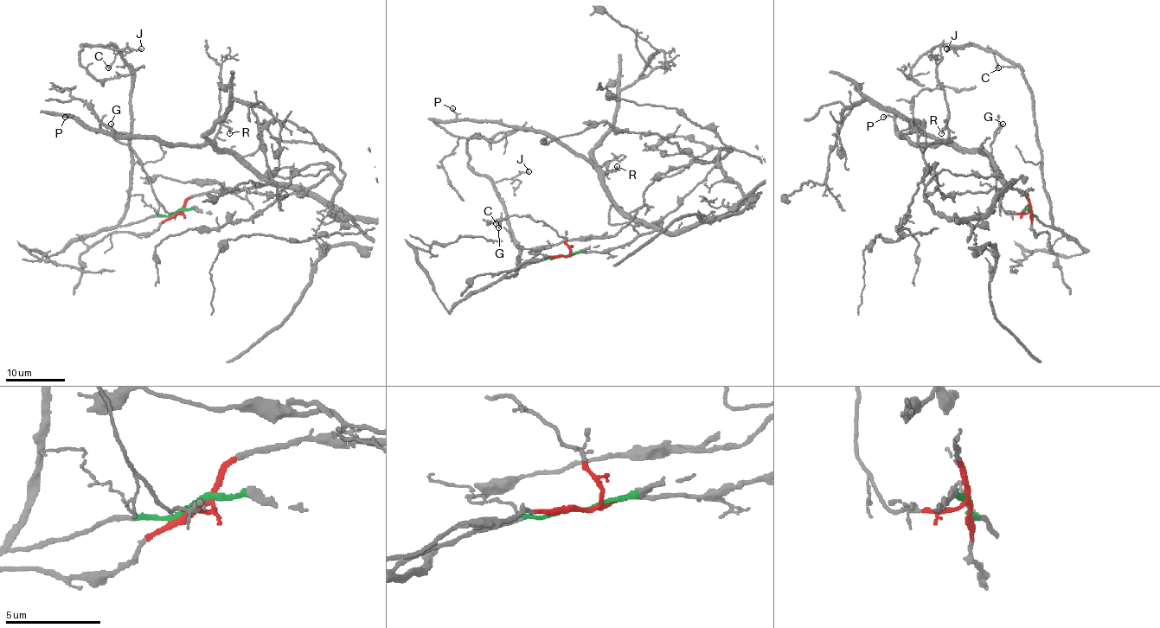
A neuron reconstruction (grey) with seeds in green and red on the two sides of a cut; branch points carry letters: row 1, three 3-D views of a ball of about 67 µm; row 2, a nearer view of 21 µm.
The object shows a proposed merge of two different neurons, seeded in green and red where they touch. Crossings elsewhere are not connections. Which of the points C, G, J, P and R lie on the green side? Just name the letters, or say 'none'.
C, J

